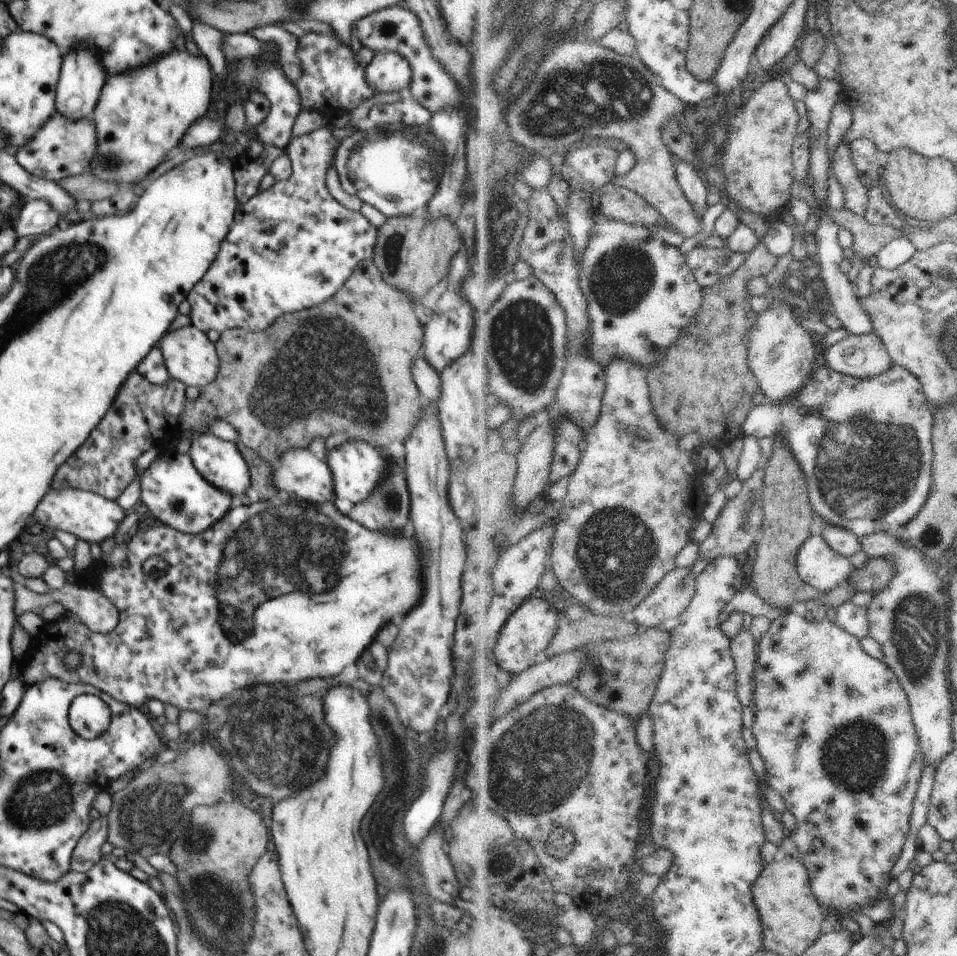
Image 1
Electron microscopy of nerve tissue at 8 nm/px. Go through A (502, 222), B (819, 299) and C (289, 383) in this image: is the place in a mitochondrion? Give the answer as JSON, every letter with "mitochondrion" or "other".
{"A":"mitochondrion","B":"other","C":"mitochondrion"}

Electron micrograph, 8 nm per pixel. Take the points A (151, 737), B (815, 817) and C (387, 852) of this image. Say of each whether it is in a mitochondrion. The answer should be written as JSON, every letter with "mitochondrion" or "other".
{"A":"other","B":"other","C":"other"}

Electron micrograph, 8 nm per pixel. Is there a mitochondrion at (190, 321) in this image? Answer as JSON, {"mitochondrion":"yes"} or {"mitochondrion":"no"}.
{"mitochondrion":"no"}

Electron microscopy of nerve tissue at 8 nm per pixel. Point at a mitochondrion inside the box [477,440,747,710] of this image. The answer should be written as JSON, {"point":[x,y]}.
{"point":[614,550]}

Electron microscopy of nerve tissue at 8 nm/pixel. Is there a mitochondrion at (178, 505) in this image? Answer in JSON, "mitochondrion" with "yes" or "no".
{"mitochondrion":"yes"}

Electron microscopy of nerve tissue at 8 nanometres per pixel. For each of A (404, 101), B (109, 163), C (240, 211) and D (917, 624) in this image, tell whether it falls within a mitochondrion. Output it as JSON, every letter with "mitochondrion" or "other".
{"A":"other","B":"mitochondrion","C":"other","D":"mitochondrion"}

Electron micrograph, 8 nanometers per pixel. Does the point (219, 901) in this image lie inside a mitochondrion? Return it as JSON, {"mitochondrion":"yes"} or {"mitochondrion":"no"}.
{"mitochondrion":"yes"}

